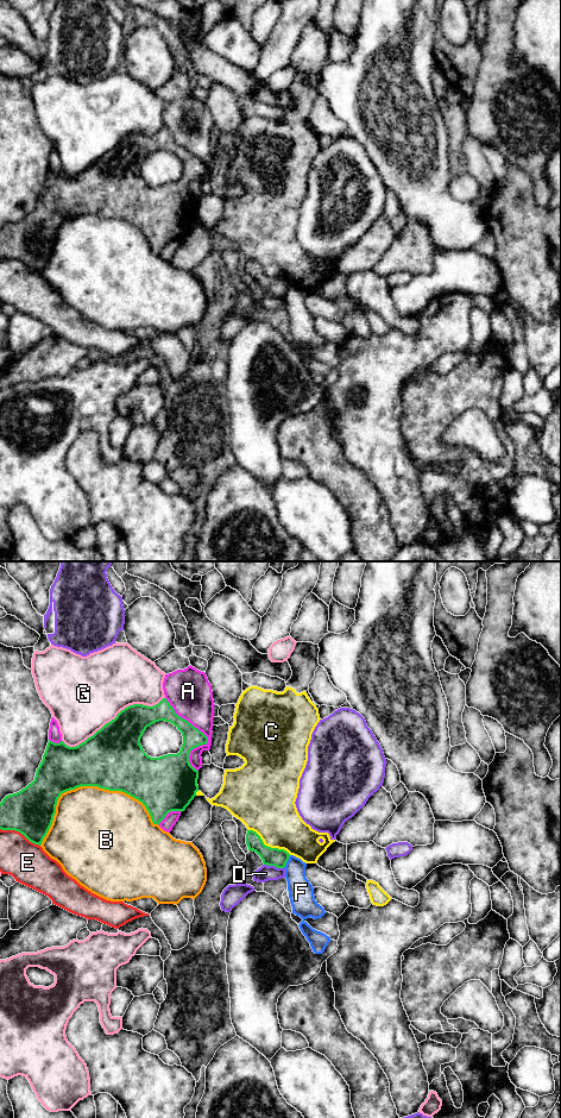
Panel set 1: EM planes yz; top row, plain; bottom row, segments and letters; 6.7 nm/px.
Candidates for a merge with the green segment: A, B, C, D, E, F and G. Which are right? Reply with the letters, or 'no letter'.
no letter

